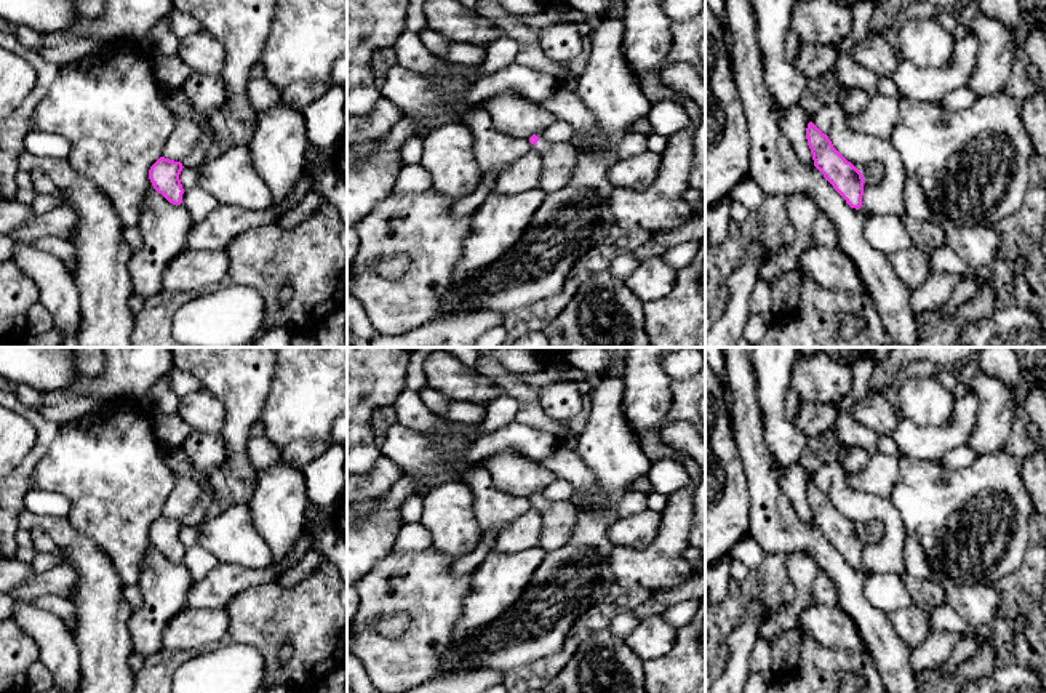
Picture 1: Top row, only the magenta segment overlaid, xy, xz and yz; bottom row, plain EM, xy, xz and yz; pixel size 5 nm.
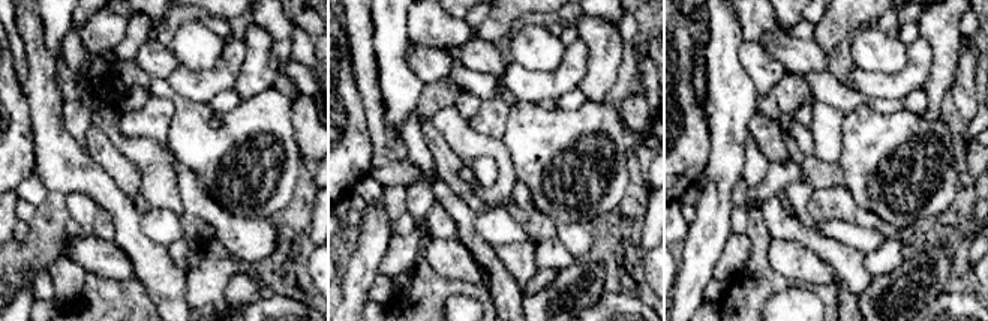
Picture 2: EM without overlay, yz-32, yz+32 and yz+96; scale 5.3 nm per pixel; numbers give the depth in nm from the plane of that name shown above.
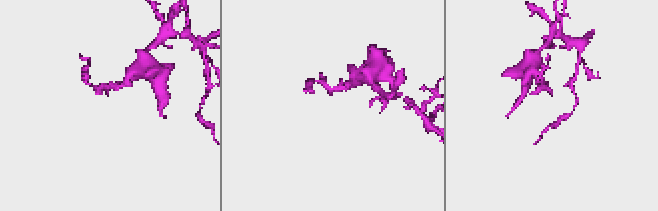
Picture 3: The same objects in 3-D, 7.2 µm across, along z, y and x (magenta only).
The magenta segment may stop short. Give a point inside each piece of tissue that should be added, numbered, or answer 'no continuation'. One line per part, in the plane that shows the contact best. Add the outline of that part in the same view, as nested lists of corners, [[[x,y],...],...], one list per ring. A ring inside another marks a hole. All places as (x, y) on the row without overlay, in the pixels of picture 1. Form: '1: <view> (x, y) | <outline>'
no continuation

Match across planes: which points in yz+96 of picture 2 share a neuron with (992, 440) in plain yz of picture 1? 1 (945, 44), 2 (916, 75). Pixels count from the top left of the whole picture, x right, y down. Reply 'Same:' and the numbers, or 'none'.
Same: 1

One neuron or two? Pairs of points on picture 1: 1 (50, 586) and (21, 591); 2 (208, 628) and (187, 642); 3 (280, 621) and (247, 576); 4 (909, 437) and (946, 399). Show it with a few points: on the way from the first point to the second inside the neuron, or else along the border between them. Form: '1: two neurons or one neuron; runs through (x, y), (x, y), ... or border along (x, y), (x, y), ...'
1: one neuron; runs through (43, 586), (27, 591)
2: one neuron; runs through (203, 629), (192, 637)
3: two neurons; border along (275, 580), (245, 588), (224, 608)
4: two neurons; border along (954, 404), (941, 424), (915, 424), (902, 416)

